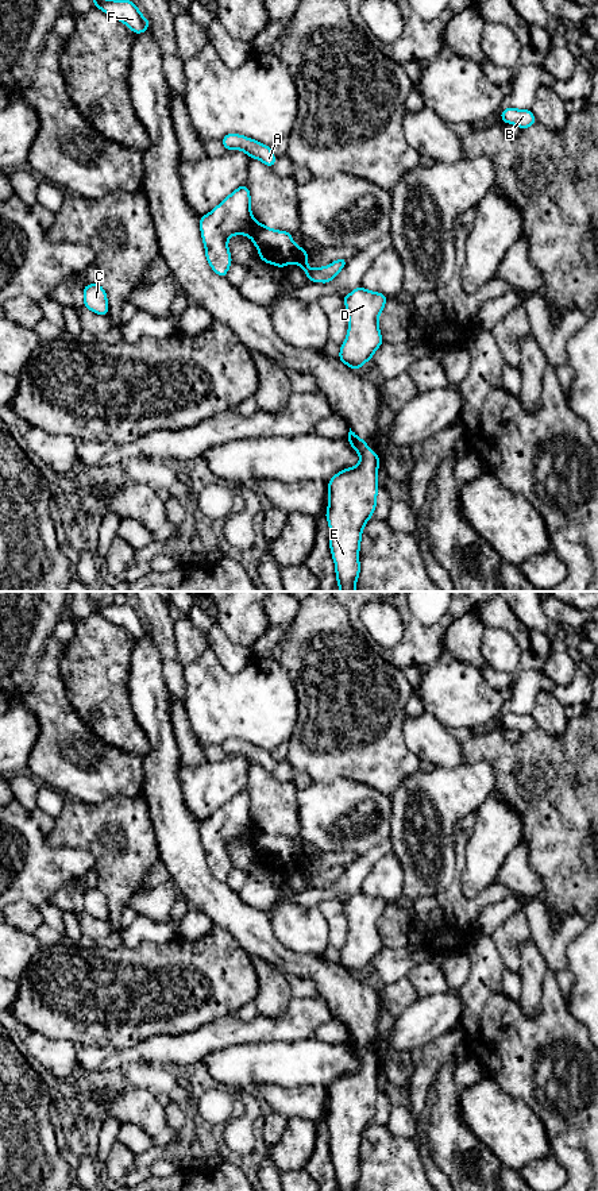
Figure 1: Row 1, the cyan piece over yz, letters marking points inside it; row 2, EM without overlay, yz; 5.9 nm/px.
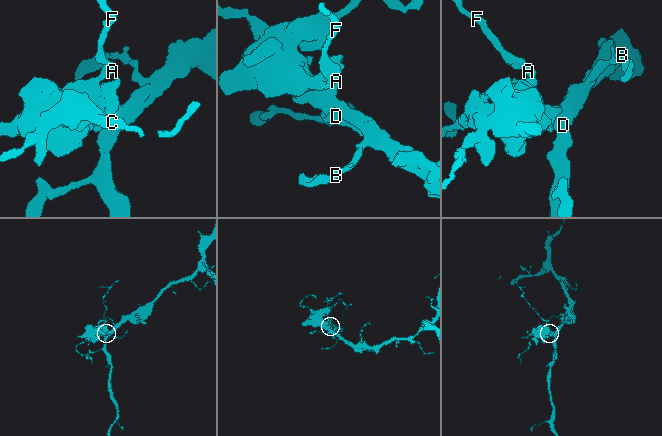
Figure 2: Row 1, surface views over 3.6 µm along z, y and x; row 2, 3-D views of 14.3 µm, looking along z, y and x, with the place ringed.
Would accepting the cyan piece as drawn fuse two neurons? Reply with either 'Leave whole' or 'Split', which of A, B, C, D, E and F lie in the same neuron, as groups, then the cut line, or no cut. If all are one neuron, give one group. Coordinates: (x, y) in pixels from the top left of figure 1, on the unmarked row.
Leave whole. Groups: A B C D E F. No split

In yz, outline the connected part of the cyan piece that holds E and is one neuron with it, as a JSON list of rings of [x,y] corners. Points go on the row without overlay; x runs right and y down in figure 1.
[[[351,1033],[347,1045],[360,1065],[355,1072],[347,1072],[331,1083],[325,1118],[337,1191],[356,1191],[362,1136],[373,1122],[379,1094],[379,1061]]]

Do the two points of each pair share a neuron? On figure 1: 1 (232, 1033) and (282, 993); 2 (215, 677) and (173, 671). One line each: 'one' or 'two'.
1: two
2: two

